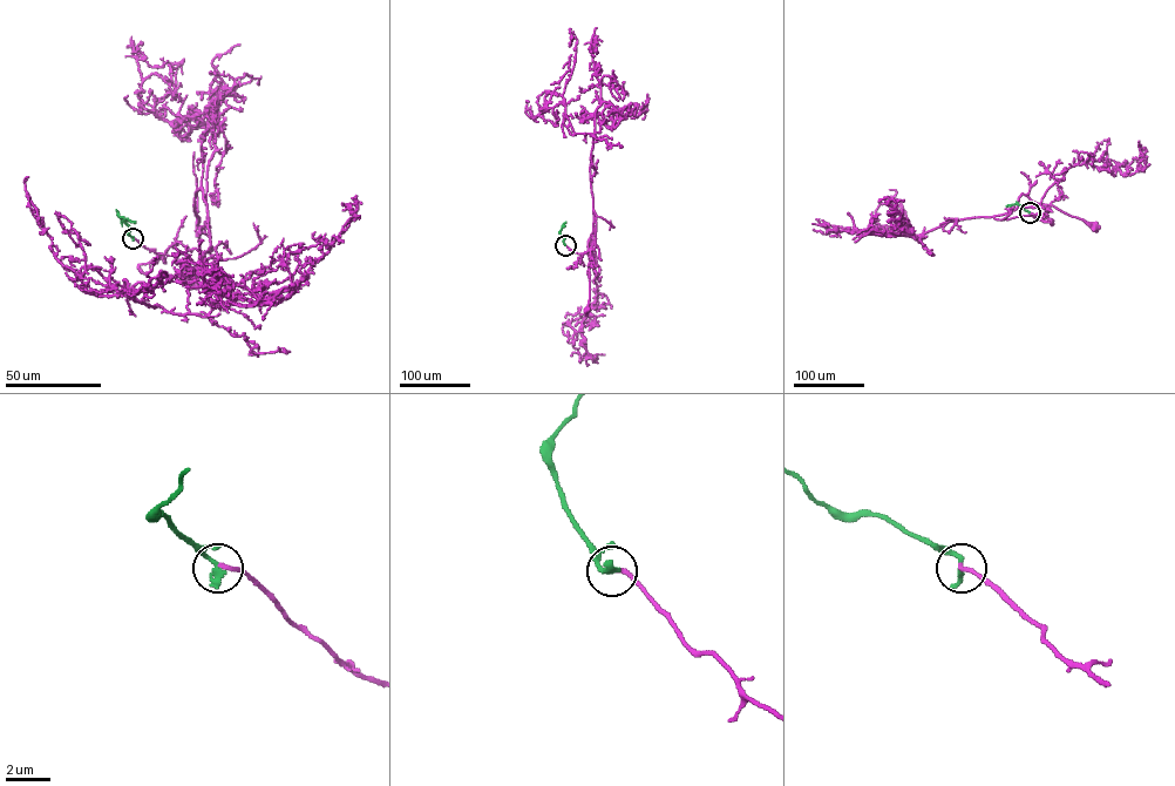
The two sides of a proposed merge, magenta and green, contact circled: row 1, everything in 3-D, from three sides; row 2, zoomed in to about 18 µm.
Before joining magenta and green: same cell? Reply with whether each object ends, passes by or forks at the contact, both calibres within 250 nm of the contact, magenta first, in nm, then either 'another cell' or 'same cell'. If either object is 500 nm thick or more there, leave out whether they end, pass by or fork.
magenta ends there; green ends there; 190 nm thick on the magenta side, 300 nm on the other; same cell

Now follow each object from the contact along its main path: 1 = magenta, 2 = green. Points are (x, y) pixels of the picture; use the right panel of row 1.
1: (1030, 212), (1038, 218), (993, 217), (1014, 210), (1023, 194), (1095, 228)
2: (1030, 212), (1017, 203), (1006, 205)

